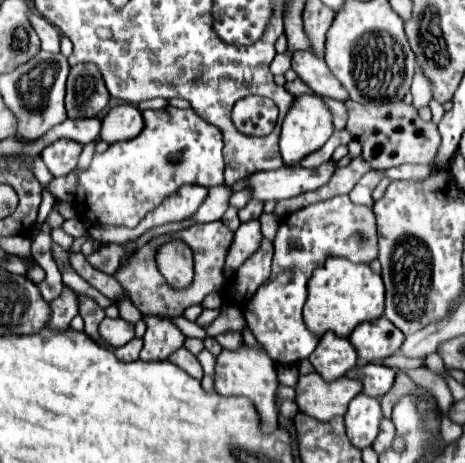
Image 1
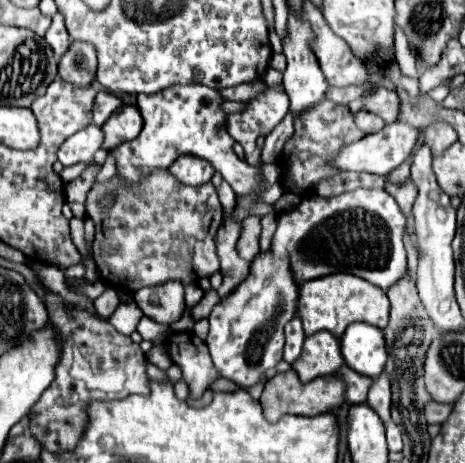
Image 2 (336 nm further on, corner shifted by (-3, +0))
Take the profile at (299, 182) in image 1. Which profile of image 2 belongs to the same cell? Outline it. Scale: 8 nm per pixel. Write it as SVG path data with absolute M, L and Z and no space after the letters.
M394 122L394 124L386 124L380 132L376 134L368 134L362 140L346 146L340 150L338 158L334 160L334 166L340 170L354 170L354 172L370 172L370 174L380 174L386 176L390 174L394 168L398 168L400 164L404 164L412 150L418 144L418 136L420 130L406 124L406 122Z

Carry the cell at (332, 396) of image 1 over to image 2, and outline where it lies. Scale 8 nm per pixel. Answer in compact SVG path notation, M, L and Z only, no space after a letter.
M288 370L288 372L278 372L276 376L268 378L268 382L264 384L264 392L260 396L260 402L264 408L266 420L278 422L286 414L316 416L320 412L330 412L344 402L342 394L344 394L344 384L336 376L320 376L320 378L314 378L312 382L302 384L298 380L298 374L294 370Z

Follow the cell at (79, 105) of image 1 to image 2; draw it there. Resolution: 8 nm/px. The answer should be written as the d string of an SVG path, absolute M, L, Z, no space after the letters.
M72 42L60 58L58 76L76 86L88 86L96 78L96 48L88 42Z

